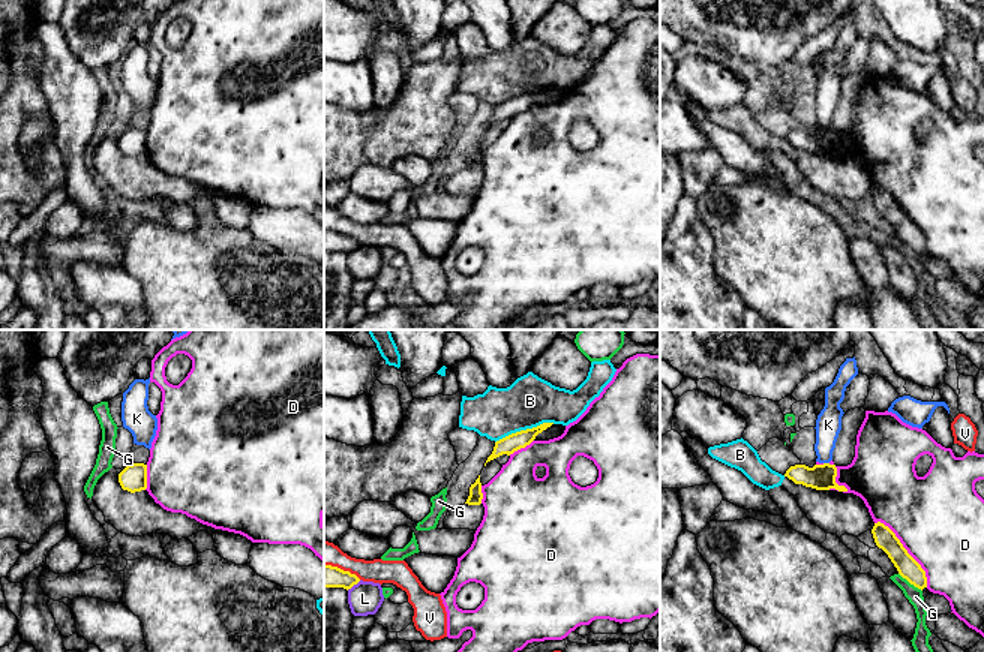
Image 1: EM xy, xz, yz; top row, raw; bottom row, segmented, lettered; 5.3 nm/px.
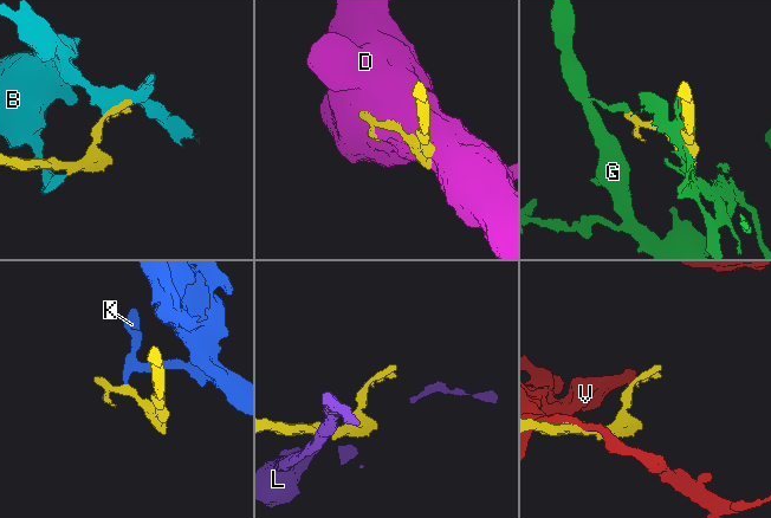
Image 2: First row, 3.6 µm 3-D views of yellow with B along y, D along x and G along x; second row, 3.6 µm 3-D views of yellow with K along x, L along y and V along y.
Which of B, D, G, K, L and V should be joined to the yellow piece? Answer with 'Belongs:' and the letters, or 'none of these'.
Belongs: none of these

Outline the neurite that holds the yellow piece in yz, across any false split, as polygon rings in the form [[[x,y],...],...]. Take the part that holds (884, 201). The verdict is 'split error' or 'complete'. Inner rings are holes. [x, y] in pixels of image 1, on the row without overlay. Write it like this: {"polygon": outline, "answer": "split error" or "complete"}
{"polygon": [[[878,186],[874,187],[872,198],[876,210],[888,219],[888,222],[891,223],[891,226],[903,243],[906,243],[910,249],[921,255],[927,252],[926,235],[908,217],[900,204],[888,190]]], "answer": "complete"}

